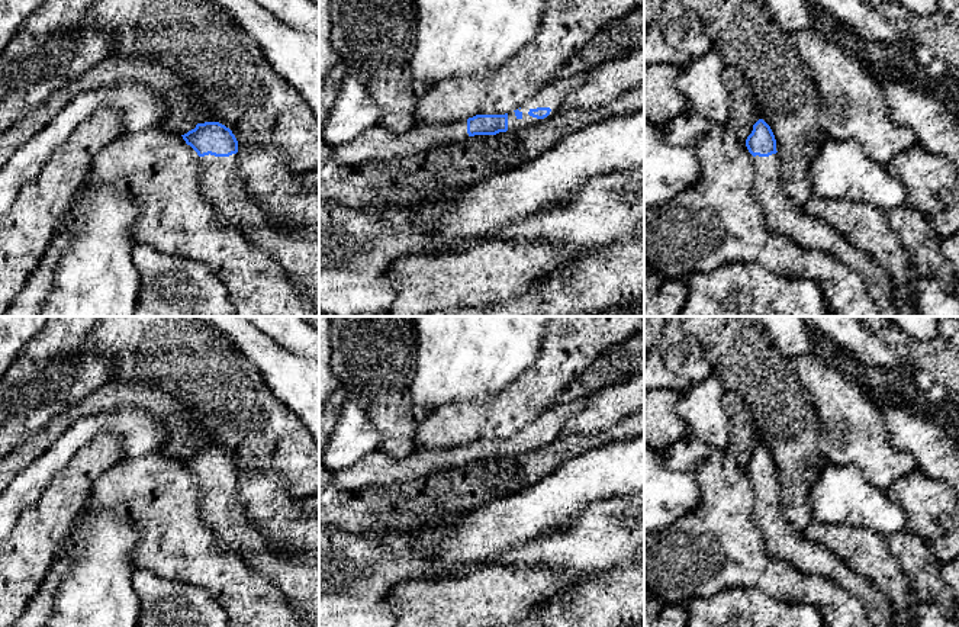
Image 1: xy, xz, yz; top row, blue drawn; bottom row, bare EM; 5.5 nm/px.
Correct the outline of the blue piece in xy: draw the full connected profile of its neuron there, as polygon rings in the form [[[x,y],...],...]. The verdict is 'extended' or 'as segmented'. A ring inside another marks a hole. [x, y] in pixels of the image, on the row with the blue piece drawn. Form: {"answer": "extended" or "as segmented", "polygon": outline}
{"answer": "extended", "polygon": [[[205,122],[181,136],[200,157],[202,197],[219,222],[235,228],[276,260],[289,282],[319,306],[319,244],[279,238],[266,225],[264,210],[252,200],[252,187],[232,131],[219,122]]]}

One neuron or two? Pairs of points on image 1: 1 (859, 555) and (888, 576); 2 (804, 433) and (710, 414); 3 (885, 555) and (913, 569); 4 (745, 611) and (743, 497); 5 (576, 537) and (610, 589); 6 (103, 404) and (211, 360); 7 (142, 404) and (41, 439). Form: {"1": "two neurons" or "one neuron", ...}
{"1": "one neuron", "2": "two neurons", "3": "two neurons", "4": "two neurons", "5": "two neurons", "6": "two neurons", "7": "one neuron"}

